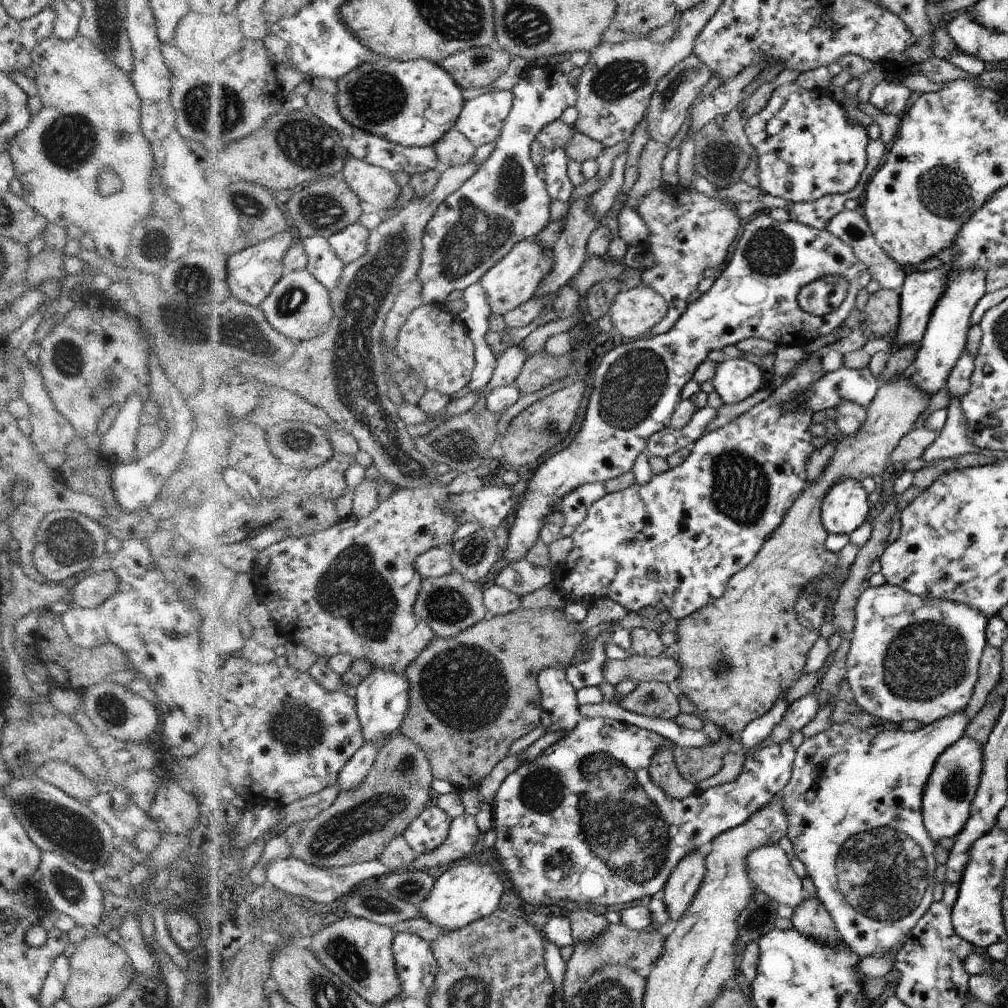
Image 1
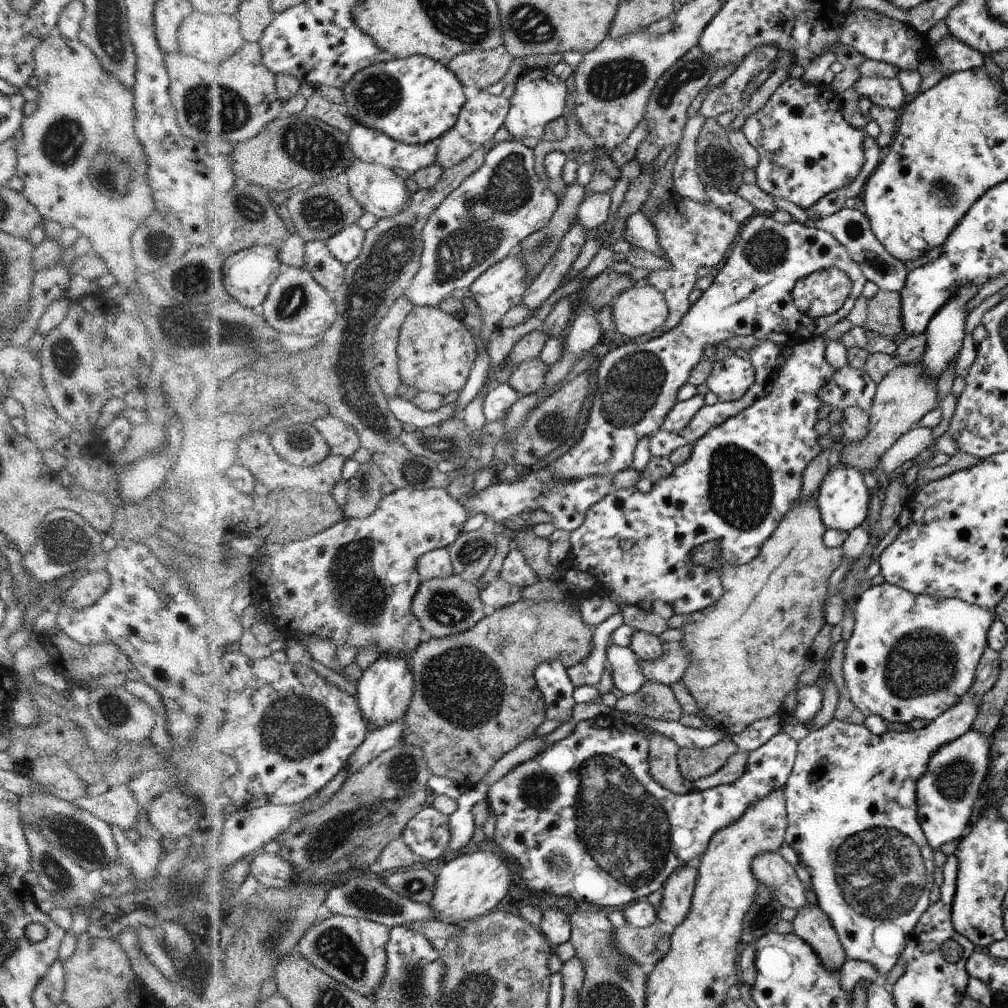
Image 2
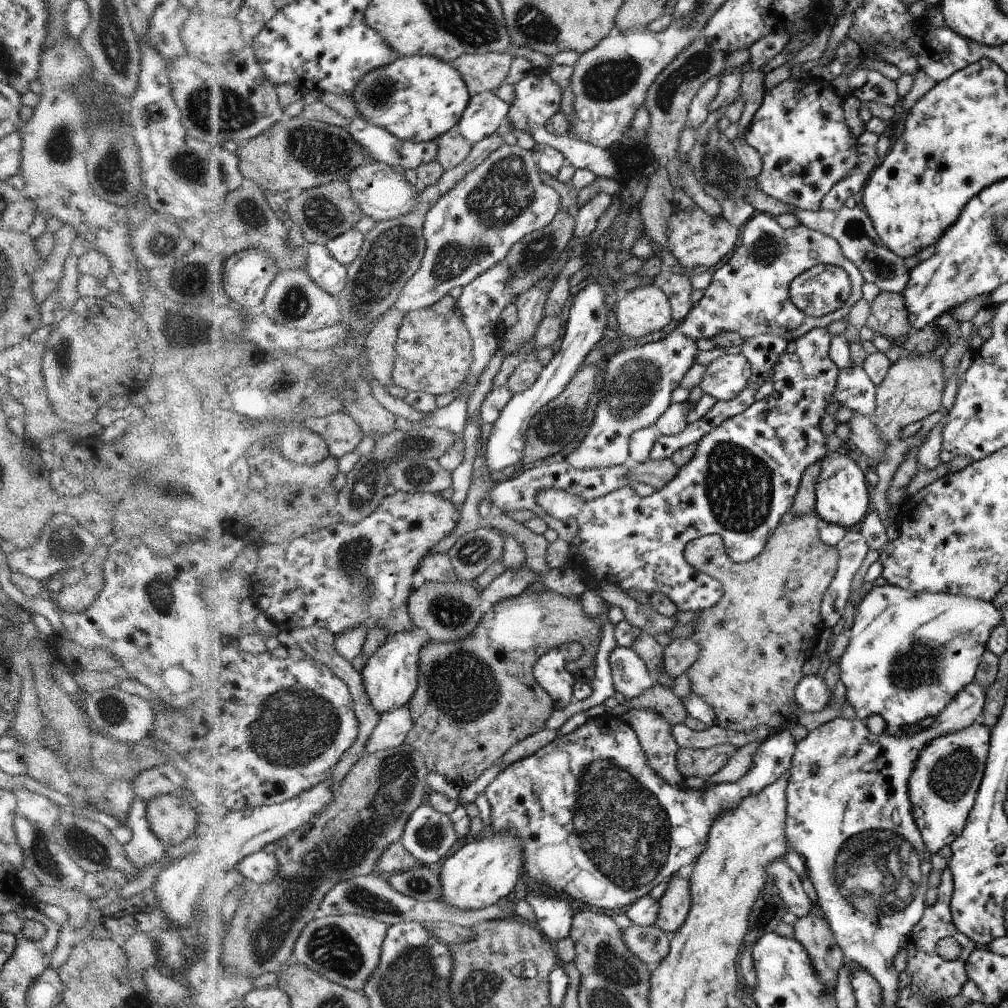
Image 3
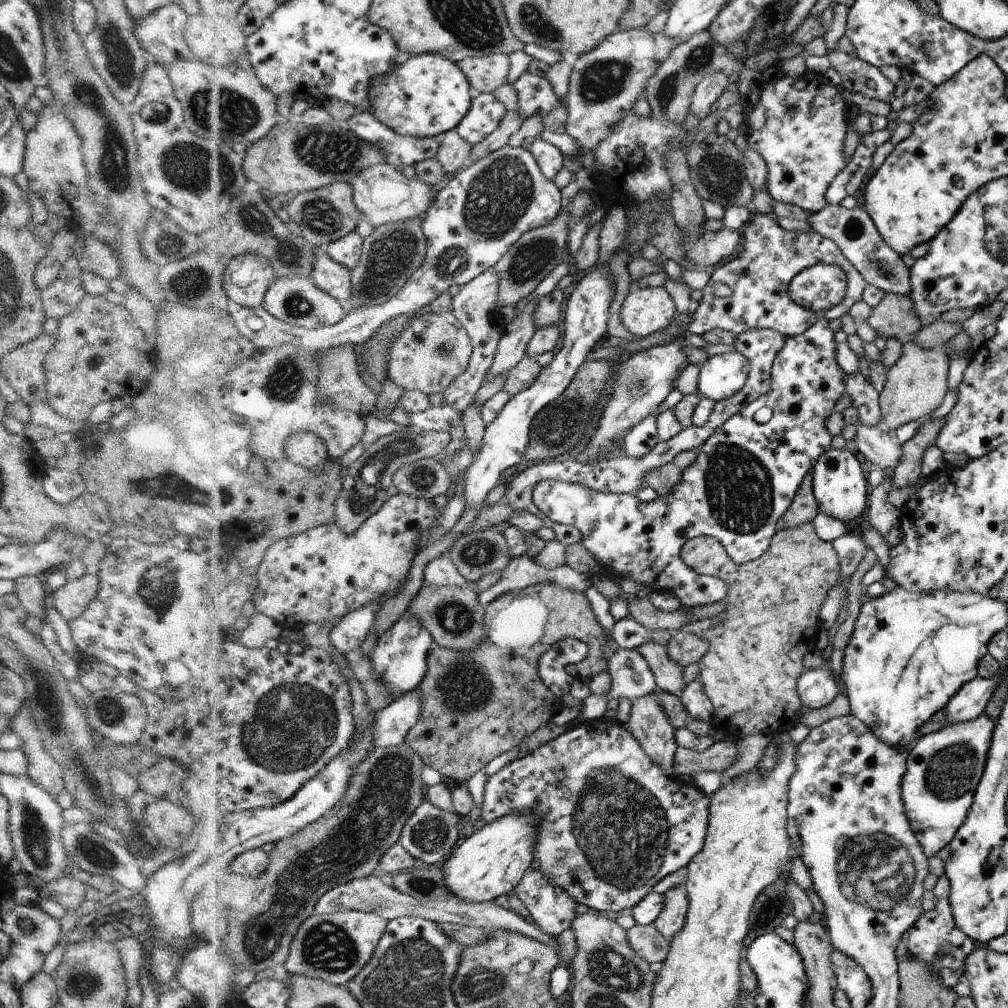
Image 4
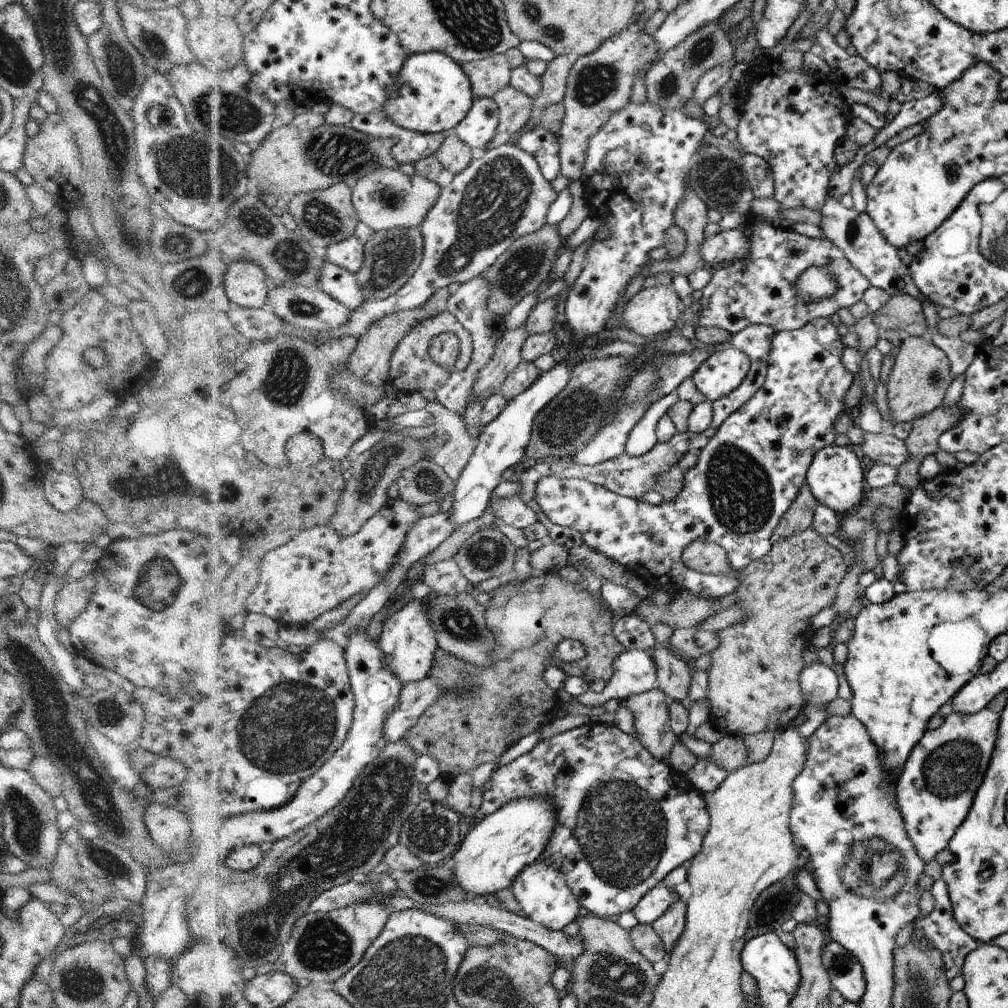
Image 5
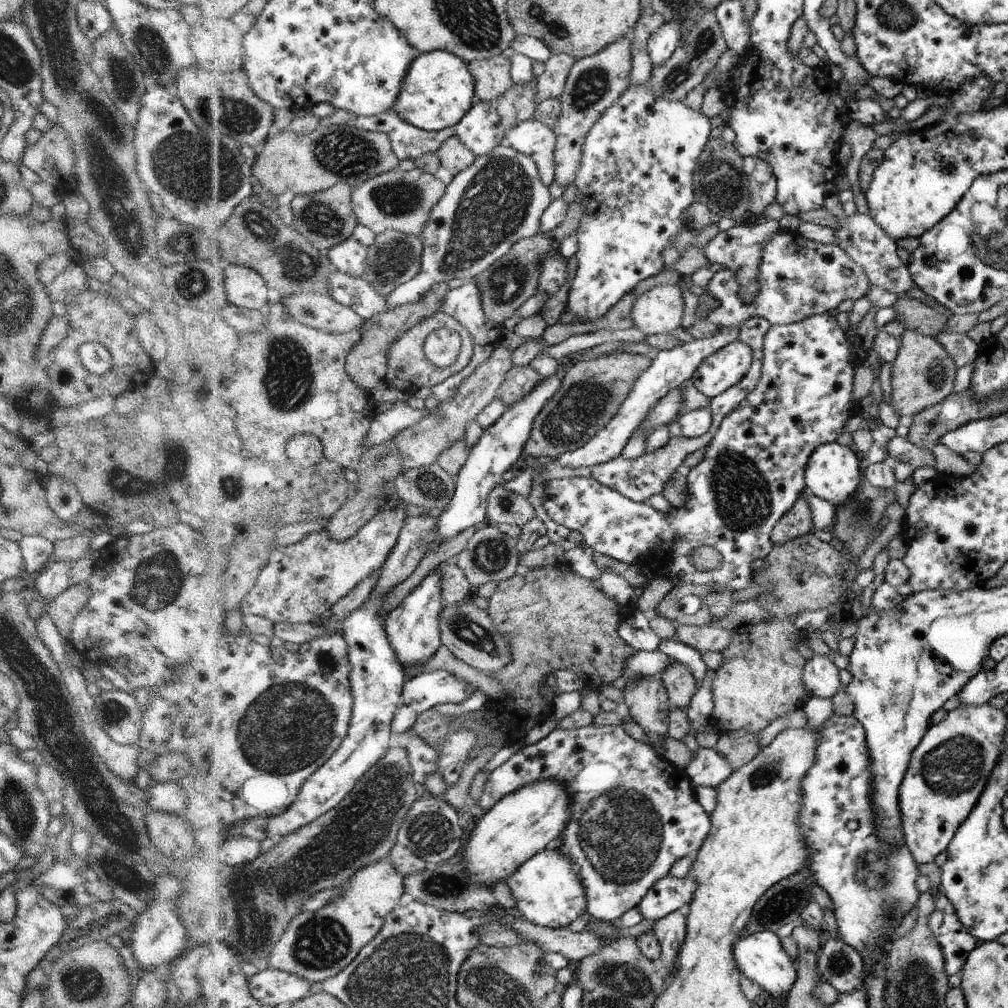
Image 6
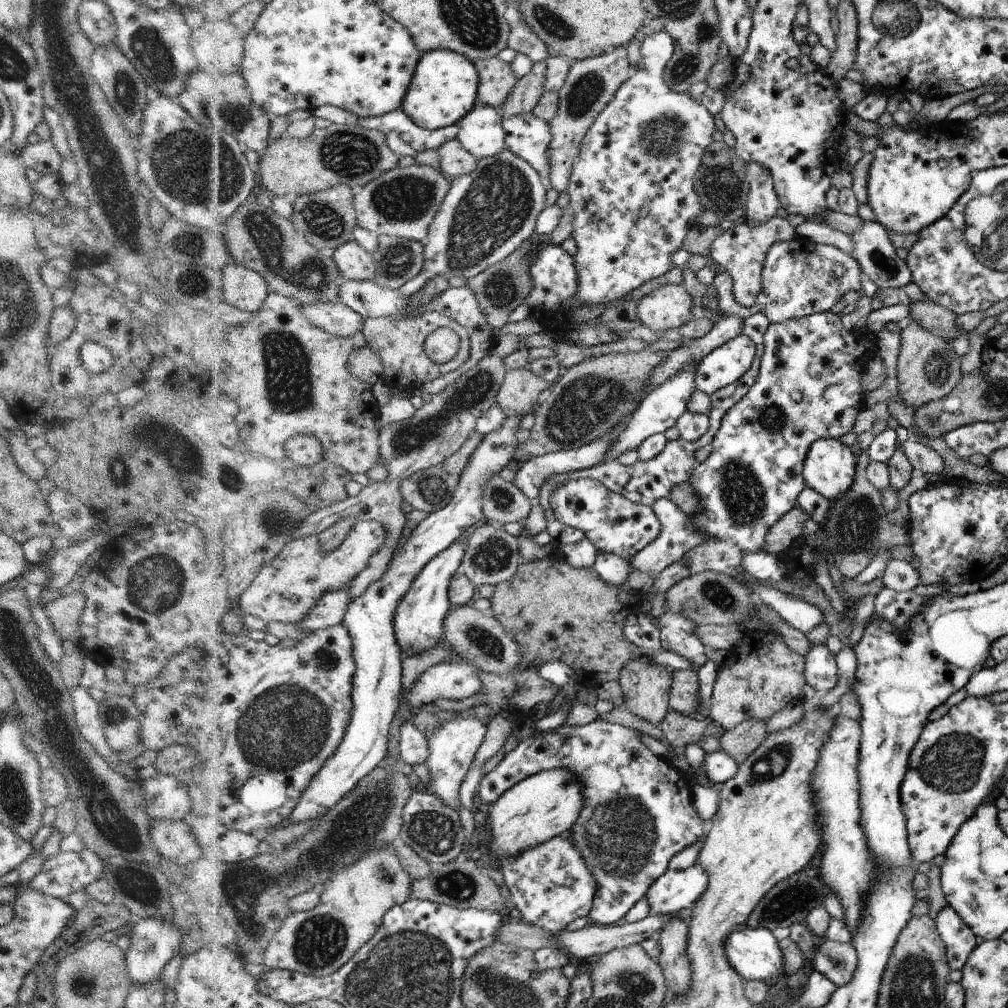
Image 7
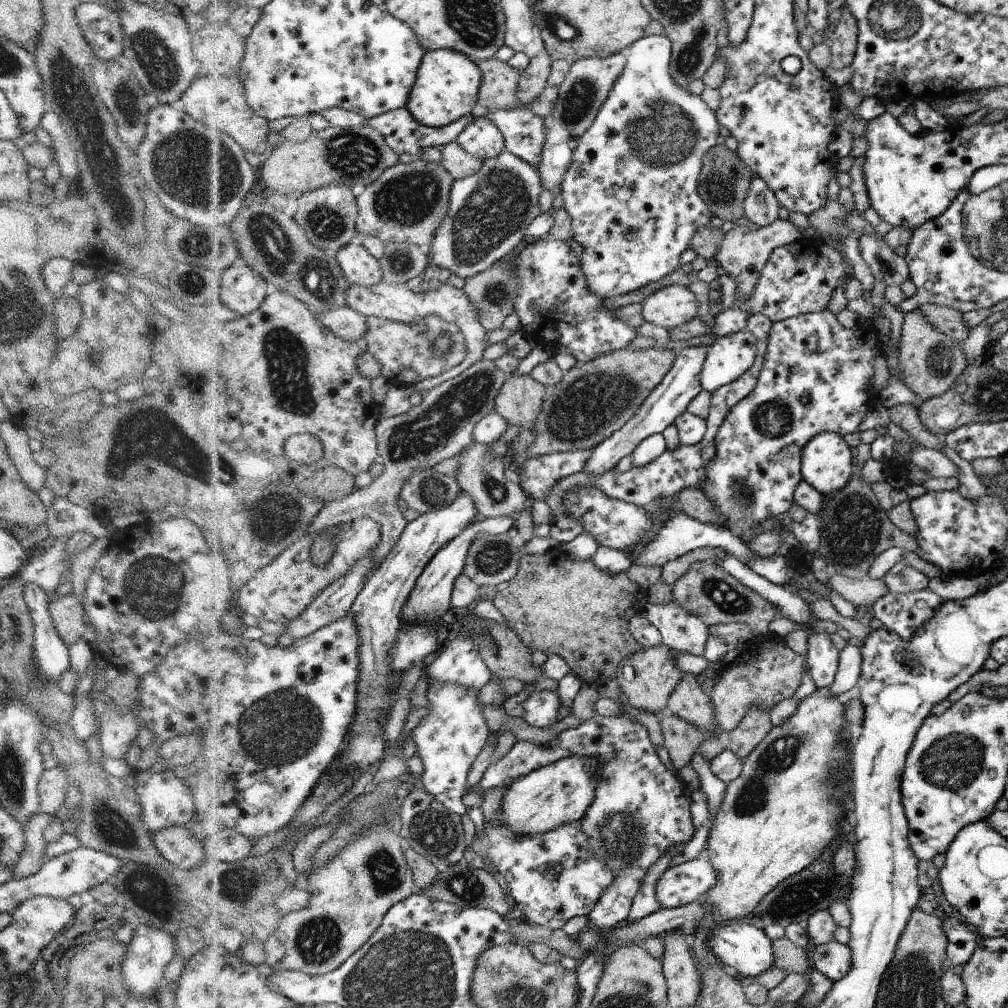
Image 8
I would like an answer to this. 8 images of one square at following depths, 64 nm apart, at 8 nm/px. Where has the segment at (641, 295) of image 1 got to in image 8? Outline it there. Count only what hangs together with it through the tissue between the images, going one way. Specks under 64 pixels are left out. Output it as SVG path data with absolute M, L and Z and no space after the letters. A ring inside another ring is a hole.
M668 286L646 298L641 312L647 322L670 331L686 325L698 314L698 300L692 290L684 286Z

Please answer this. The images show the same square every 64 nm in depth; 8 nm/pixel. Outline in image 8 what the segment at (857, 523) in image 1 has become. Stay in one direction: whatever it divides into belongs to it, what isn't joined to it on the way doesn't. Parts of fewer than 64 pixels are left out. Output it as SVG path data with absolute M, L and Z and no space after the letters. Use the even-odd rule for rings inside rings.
M827 431L818 434L801 454L801 476L823 496L840 492L852 474L852 454L845 438Z

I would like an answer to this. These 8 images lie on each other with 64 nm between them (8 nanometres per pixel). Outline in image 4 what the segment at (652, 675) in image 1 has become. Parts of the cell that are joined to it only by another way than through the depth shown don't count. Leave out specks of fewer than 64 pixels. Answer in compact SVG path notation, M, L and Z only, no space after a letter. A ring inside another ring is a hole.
M679 629L672 634L665 647L668 658L686 668L698 662L708 652L708 640L704 638L704 633L693 634Z

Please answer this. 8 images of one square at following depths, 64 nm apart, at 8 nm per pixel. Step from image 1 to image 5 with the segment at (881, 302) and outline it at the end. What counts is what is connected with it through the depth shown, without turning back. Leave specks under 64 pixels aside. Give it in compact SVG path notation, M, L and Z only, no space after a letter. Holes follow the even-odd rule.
M910 295L890 296L886 306L874 313L874 322L882 333L886 330L904 330L910 336L917 337L926 333L922 302Z

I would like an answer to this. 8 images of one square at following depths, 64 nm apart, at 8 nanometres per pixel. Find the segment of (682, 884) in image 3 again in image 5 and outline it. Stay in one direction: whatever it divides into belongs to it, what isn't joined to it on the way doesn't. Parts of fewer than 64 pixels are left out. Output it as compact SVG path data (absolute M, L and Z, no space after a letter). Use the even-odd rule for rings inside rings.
M680 898L660 918L657 918L651 926L660 936L661 942L664 942L666 952L670 953L674 942L682 936L685 928L685 912L687 909L686 902Z

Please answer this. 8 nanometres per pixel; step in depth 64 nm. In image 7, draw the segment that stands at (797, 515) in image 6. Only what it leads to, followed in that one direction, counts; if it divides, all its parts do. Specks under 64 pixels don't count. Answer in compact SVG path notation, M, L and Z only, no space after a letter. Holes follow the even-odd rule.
M798 506L770 528L766 536L765 553L779 556L781 551L789 548L791 543L797 539L802 531L803 523L808 518Z

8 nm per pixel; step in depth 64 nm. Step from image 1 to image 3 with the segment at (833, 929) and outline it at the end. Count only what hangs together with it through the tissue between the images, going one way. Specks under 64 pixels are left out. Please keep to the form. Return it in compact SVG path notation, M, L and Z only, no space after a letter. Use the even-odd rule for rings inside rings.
M815 909L797 918L793 929L793 937L809 952L817 974L821 975L830 990L835 990L846 959L830 924Z

